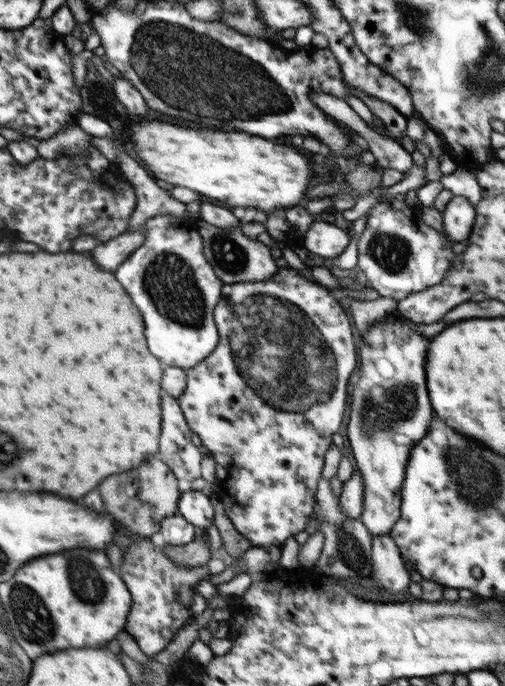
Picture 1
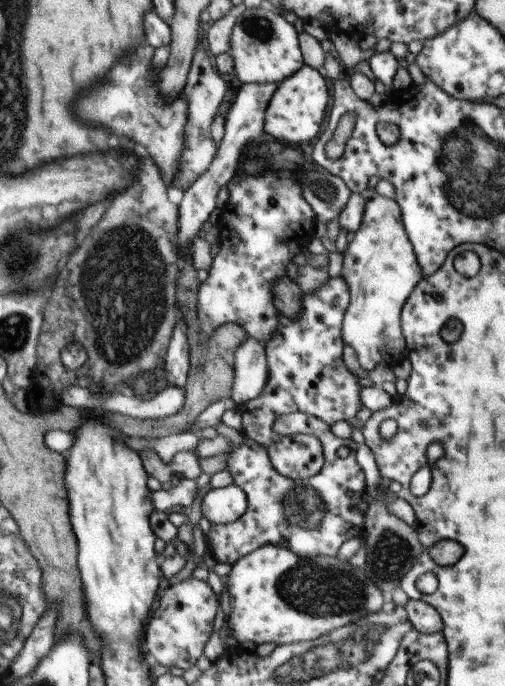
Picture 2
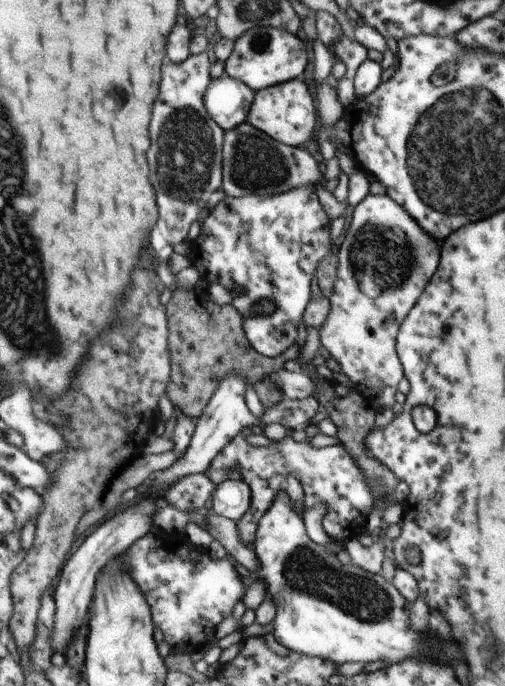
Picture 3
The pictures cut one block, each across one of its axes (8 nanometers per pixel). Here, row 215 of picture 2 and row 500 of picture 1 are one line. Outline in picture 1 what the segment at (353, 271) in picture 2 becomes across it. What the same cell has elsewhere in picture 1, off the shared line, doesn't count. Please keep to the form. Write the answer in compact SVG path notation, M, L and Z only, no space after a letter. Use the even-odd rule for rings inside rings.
M397 310L381 321L374 322L361 338L364 344L358 352L361 358L361 373L358 376L360 381L352 392L350 420L348 420L346 434L357 469L362 473L362 481L364 481L363 511L359 519L374 536L390 534L390 529L400 519L401 488L404 484L410 449L412 445L416 445L424 438L426 430L430 429L428 428L430 416L434 413L430 406L426 385L426 353L428 353L430 338L412 330L412 326Z

